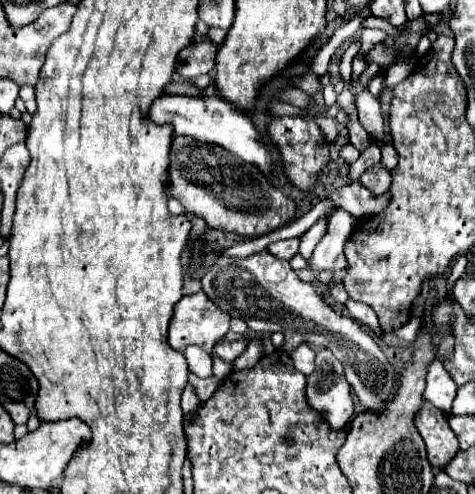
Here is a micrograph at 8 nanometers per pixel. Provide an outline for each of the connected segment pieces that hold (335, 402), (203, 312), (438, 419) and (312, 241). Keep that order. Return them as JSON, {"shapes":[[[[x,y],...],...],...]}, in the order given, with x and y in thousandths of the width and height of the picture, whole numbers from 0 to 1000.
{"shapes":[[[[688,704],[667,713],[663,749],[646,761],[642,806],[655,830],[676,838],[697,870],[722,870],[743,842],[743,806],[722,737]]],[[[415,591],[402,599],[385,599],[373,615],[368,615],[368,636],[360,644],[356,656],[356,696],[385,713],[394,700],[419,700],[427,704],[436,717],[444,717],[448,700],[478,676],[482,668],[482,640],[474,632],[465,632],[436,599],[432,591]]],[[[895,814],[874,842],[874,862],[899,899],[903,935],[920,947],[937,947],[966,915],[962,883],[954,883],[937,838],[920,834],[912,818]]],[[[688,429],[684,437],[676,437],[638,478],[634,478],[634,498],[629,498],[629,514],[638,514],[651,526],[651,514],[659,510],[659,502],[667,498],[667,490],[684,478],[684,457],[688,457],[688,437],[697,429]]]]}

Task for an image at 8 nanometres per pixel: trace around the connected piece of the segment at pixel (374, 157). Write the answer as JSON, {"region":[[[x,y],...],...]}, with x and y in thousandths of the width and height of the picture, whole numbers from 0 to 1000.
{"region":[[[777,291],[777,296],[760,308],[760,316],[739,332],[739,364],[752,368],[756,356],[760,356],[773,340],[798,332],[798,324],[802,324],[802,304],[798,304],[798,296],[794,296],[794,291]]]}

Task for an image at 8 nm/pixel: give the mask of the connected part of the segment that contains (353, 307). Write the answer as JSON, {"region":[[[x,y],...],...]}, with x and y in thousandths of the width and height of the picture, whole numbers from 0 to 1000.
{"region":[[[731,607],[731,611],[726,611],[726,623],[731,623],[731,632],[739,636],[739,644],[756,648],[760,656],[773,656],[794,680],[802,680],[802,664],[798,664],[794,640],[789,640],[789,632],[785,632],[773,615],[747,615],[743,607]]]}

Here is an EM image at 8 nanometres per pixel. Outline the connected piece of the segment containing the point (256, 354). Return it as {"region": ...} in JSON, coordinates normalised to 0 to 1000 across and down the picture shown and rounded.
{"region":[[[537,684],[524,692],[524,704],[507,717],[507,725],[486,733],[486,741],[491,741],[491,749],[524,749],[541,737],[545,725],[549,725],[549,700],[545,700],[545,688]]]}

